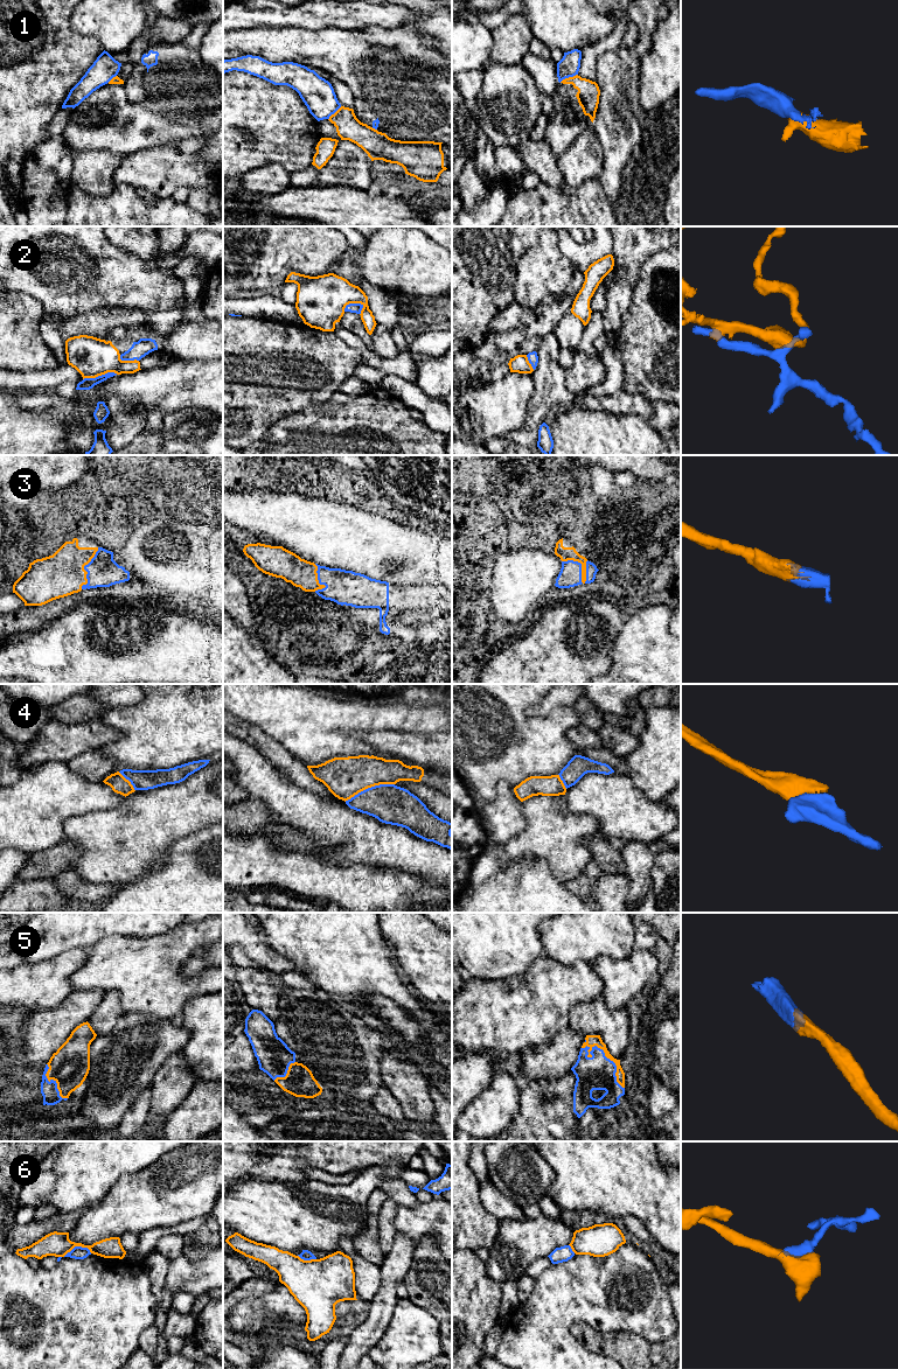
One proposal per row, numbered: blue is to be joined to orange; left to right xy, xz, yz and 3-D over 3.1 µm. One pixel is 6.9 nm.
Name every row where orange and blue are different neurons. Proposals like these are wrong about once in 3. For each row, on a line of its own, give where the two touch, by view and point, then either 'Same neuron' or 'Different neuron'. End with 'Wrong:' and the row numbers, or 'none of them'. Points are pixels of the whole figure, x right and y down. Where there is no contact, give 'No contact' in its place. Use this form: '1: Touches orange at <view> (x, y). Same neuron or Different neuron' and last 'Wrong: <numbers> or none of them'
1: Touches orange at yz (569, 77). Different neuron
2: Touches orange at xy (99, 375). Different neuron
3: Touches orange at yz (582, 565). Same neuron
4: Touches orange at xz (369, 787). Different neuron
5: Touches orange at yz (610, 1059). Same neuron
6: Touches orange at xy (77, 1245). Different neuron
Wrong: 1, 2, 4, 6

